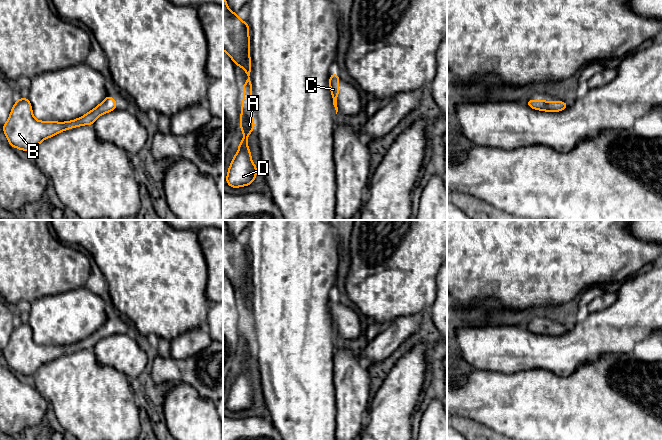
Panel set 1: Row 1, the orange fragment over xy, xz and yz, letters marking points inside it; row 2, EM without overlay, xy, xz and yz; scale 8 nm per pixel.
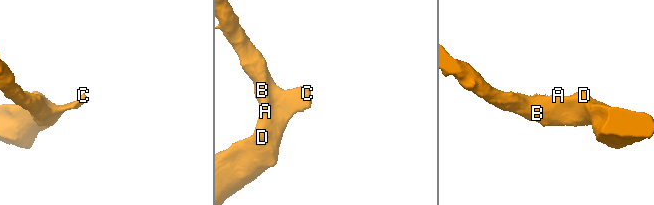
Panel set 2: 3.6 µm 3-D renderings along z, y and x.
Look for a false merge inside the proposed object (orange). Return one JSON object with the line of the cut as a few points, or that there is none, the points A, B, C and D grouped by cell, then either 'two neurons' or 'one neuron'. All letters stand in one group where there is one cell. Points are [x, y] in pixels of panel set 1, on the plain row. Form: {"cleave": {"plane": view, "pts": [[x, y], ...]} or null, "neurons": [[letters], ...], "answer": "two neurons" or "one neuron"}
{"cleave": null, "neurons": [["A", "B", "C", "D"]], "answer": "one neuron"}

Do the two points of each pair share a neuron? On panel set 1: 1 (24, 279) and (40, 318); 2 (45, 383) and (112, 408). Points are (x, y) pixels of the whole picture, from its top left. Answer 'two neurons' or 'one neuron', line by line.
1: two neurons
2: one neuron

